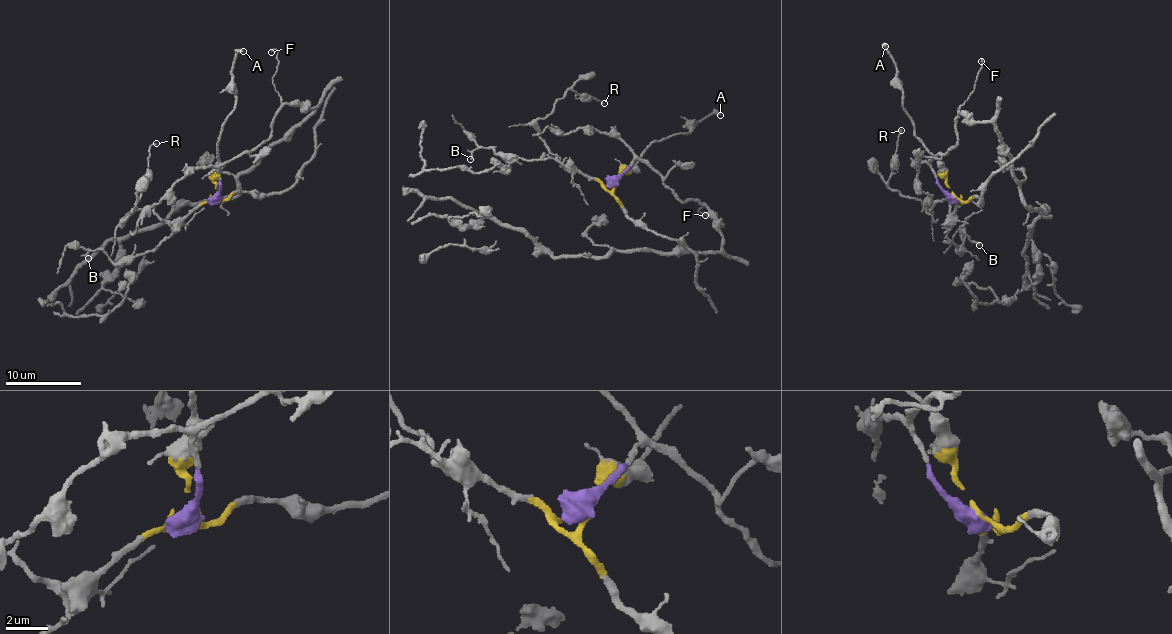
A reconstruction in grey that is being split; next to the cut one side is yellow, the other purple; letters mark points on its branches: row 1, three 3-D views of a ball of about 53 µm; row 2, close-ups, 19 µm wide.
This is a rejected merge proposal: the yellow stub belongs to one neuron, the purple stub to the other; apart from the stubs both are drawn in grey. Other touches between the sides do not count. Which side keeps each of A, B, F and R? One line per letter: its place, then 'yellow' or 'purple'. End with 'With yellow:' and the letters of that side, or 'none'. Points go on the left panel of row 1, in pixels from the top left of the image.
A: (243, 51) | yellow
B: (88, 258) | yellow
F: (271, 52) | purple
R: (156, 143) | yellow
With yellow: A, B, R

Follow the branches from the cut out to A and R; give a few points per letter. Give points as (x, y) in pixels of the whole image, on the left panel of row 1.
A: (218, 196), (216, 169), (223, 122), (235, 106), (233, 63), (236, 54), (244, 50)
R: (218, 196), (184, 216), (169, 220), (138, 210), (130, 212), (124, 220), (137, 204), (150, 146), (157, 144)

